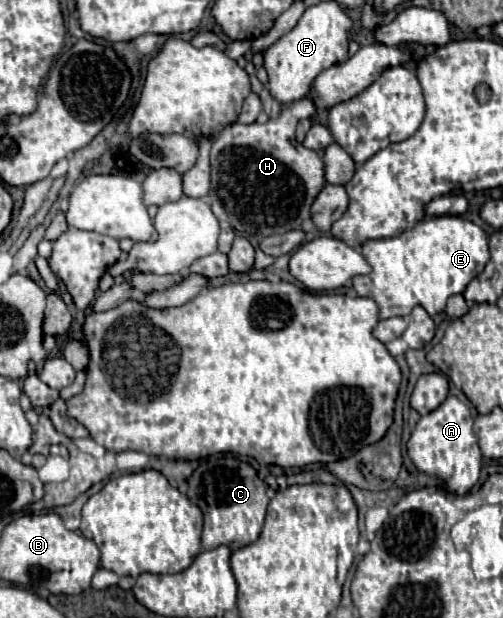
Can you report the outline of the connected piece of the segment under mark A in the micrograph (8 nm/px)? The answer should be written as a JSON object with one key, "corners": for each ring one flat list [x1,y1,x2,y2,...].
{"corners":[[449,395,435,411,423,415,411,431,407,441,407,455,419,471,445,481,449,491,457,495,469,493,481,471,481,451,473,433,473,417,469,407,455,395]]}

